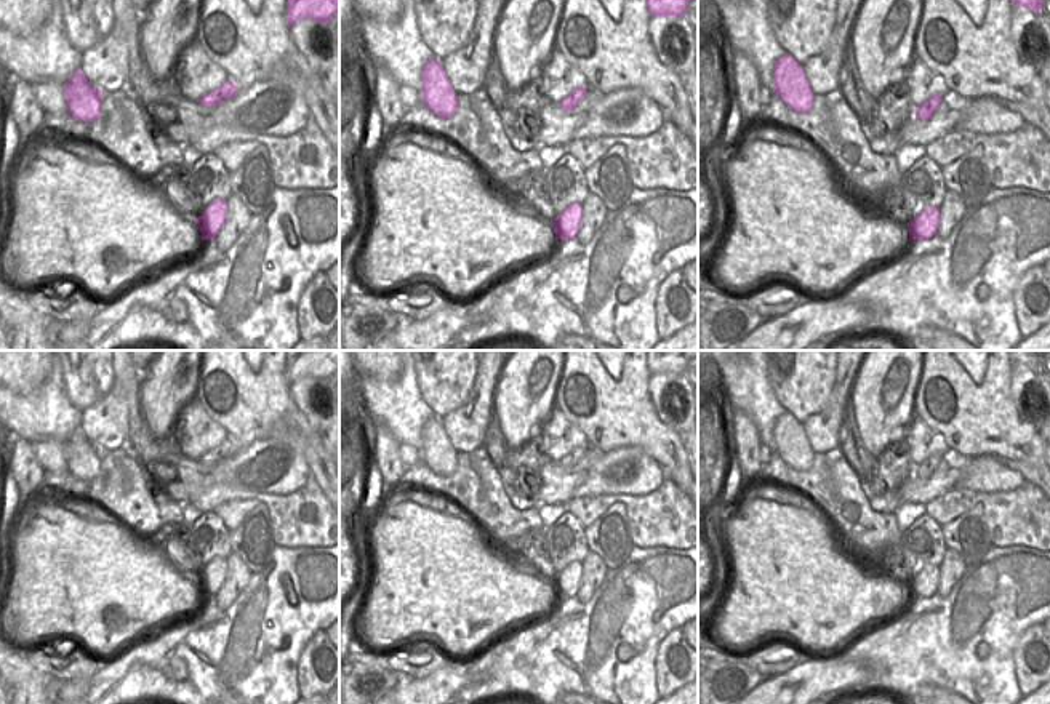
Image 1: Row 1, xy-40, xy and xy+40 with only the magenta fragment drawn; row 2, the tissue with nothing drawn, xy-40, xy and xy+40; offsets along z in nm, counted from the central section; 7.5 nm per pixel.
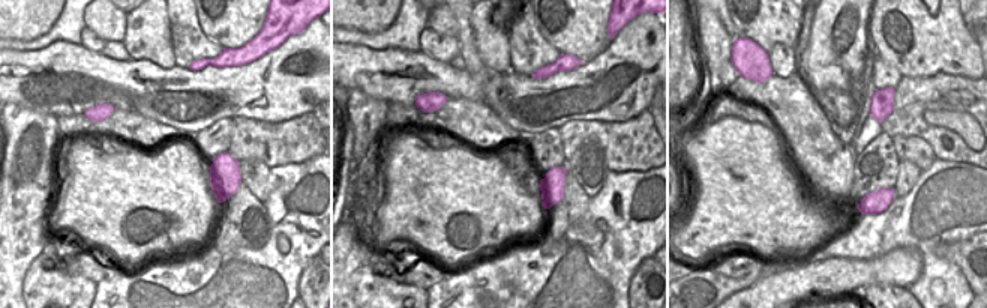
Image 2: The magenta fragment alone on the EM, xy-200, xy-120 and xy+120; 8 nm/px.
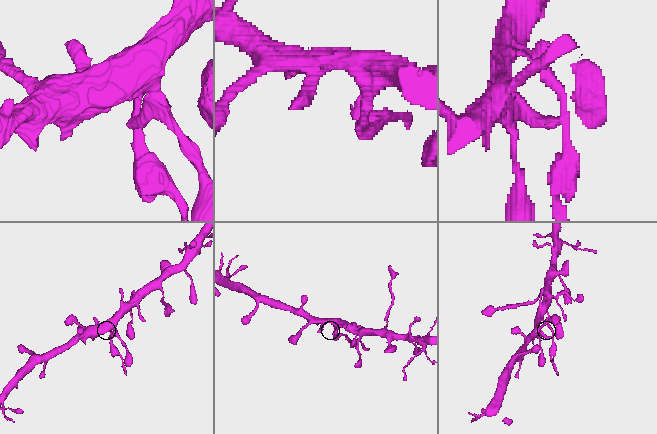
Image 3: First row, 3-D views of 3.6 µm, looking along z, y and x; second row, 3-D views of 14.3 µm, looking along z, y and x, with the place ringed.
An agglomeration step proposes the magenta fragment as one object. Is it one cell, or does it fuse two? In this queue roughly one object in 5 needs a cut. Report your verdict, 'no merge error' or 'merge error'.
merge error

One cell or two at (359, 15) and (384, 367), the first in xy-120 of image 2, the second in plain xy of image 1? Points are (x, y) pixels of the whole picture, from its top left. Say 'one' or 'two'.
one

